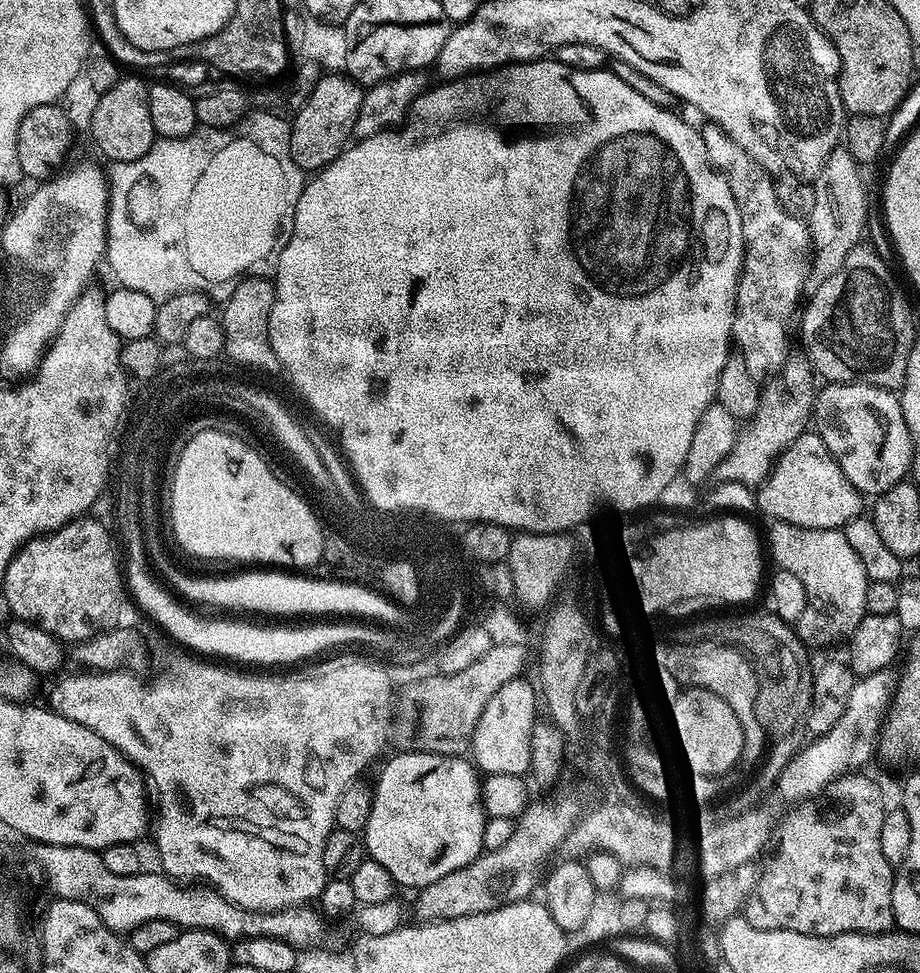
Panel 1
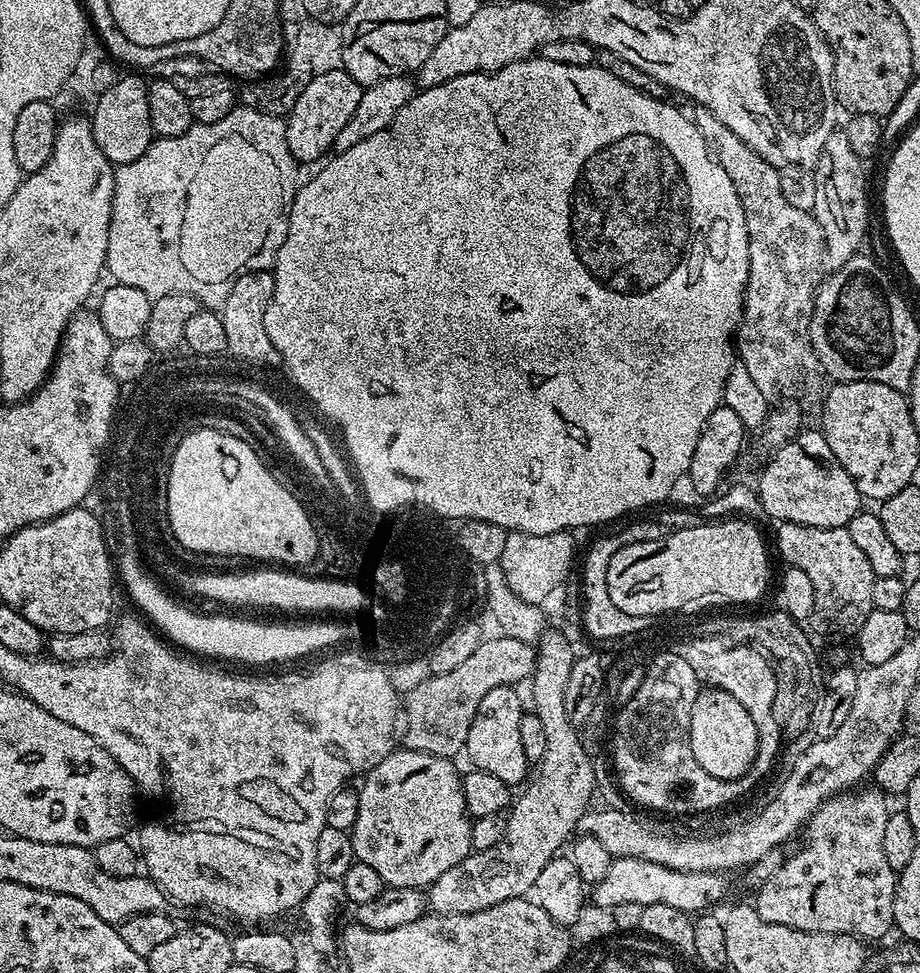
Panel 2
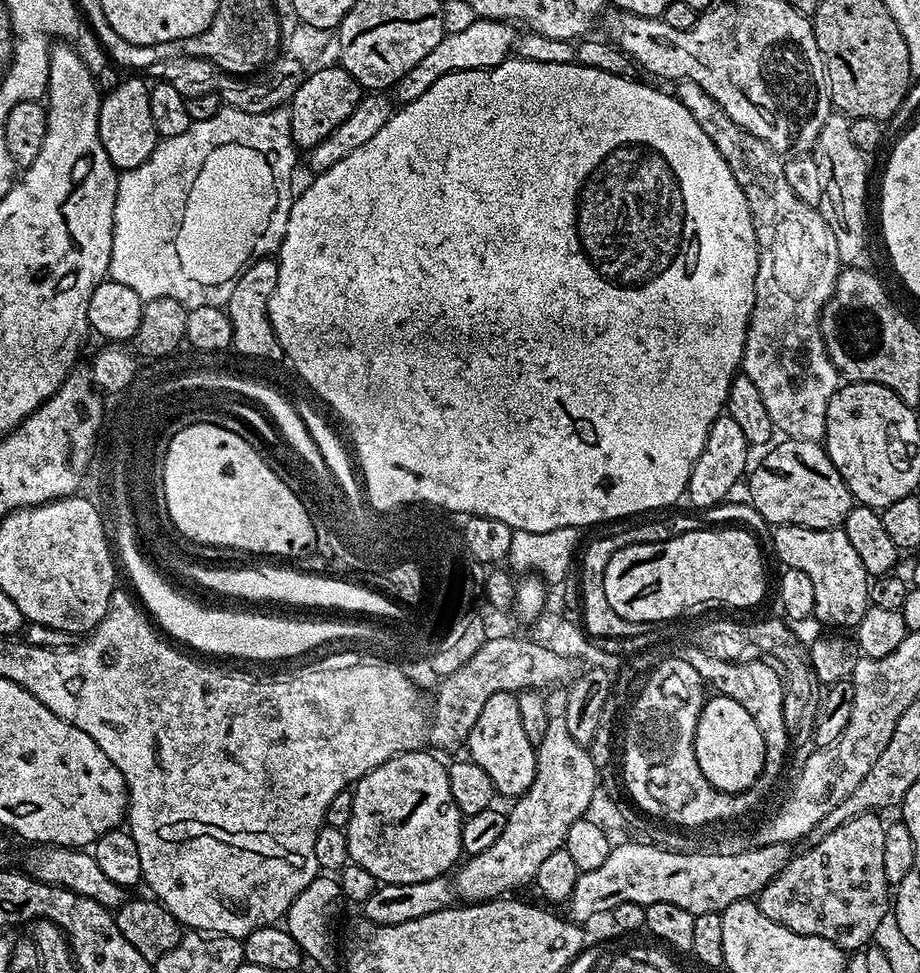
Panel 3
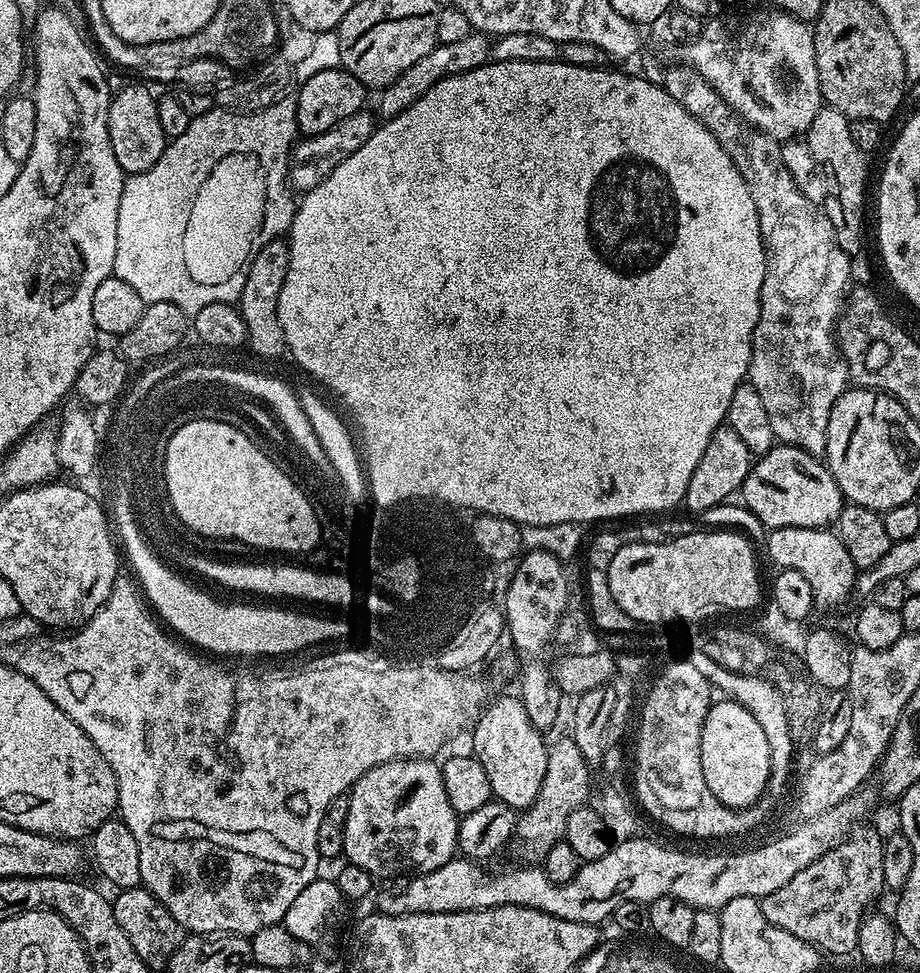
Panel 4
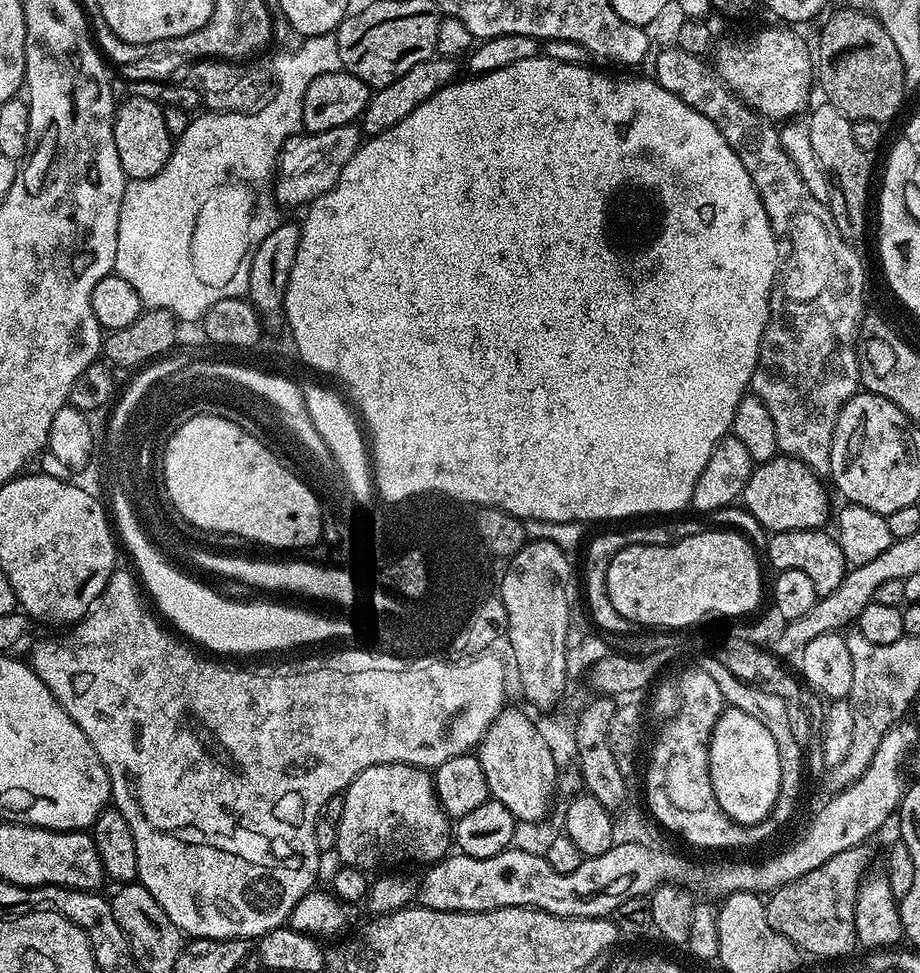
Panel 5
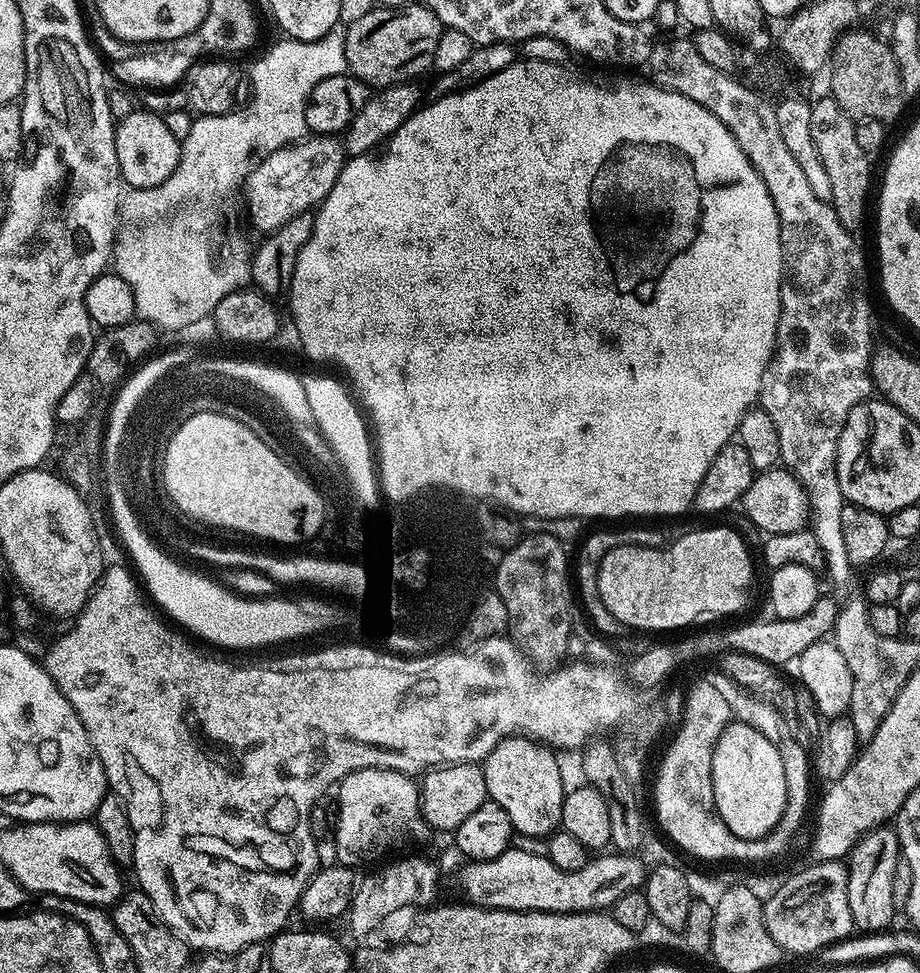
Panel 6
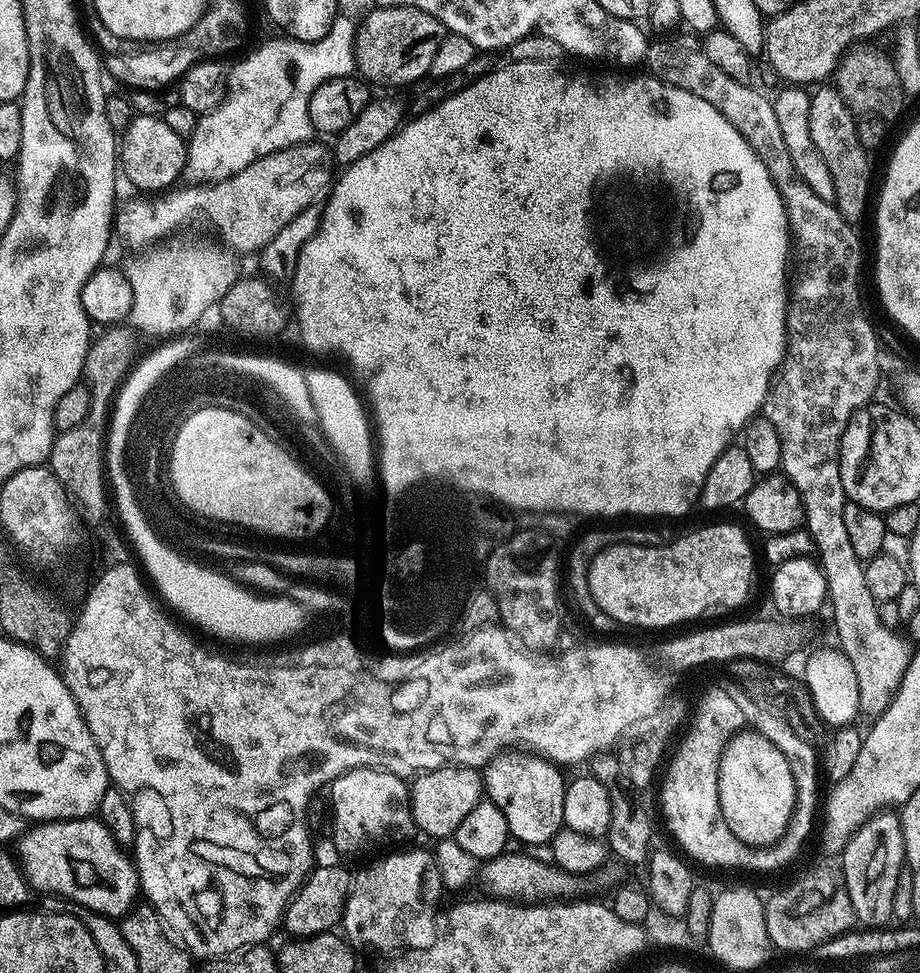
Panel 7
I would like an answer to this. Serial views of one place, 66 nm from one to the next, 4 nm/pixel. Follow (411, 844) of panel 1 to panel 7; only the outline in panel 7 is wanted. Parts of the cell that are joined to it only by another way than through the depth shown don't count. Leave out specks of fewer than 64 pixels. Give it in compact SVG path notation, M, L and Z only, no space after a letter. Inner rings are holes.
M355 768L332 781L332 840L344 856L360 856L363 852L376 852L379 848L400 846L403 840L417 835L418 829L412 817L410 788L405 777L394 772L384 772L381 768Z

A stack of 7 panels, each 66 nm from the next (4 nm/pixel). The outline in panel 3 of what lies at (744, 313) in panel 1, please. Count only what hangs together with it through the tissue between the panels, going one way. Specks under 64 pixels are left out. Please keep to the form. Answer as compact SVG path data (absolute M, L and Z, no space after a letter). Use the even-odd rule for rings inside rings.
M693 80L679 81L675 85L674 95L678 102L682 102L682 106L686 106L686 110L690 110L690 114L694 114L694 122L698 122L698 126L702 126L702 131L705 132L706 138L710 138L710 142L714 142L718 154L722 154L722 158L726 158L726 166L730 166L738 186L742 186L742 194L746 194L746 206L750 206L750 218L754 222L754 234L756 235L756 245L758 246L758 274L754 282L754 310L752 311L752 317L748 320L746 342L744 343L743 375L748 376L750 382L754 382L754 386L758 386L758 394L762 394L762 403L765 404L766 410L770 413L770 422L777 433L784 432L780 434L783 434L790 440L823 441L824 431L826 430L826 410L830 406L830 398L834 398L836 389L842 383L842 377L837 372L834 362L828 356L828 351L822 342L822 334L820 333L820 315L826 306L826 302L832 296L836 279L840 277L842 267L840 263L840 243L834 238L834 230L830 230L826 218L822 218L819 207L802 202L794 194L794 190L790 190L790 182L786 182L784 160L781 153L766 146L760 138L754 138L754 134L742 130L742 126L738 126L738 122L734 122L734 118L730 118L730 114L726 114L722 110L722 106L718 106L718 102L714 102L714 98L710 98L710 94L706 94Z

